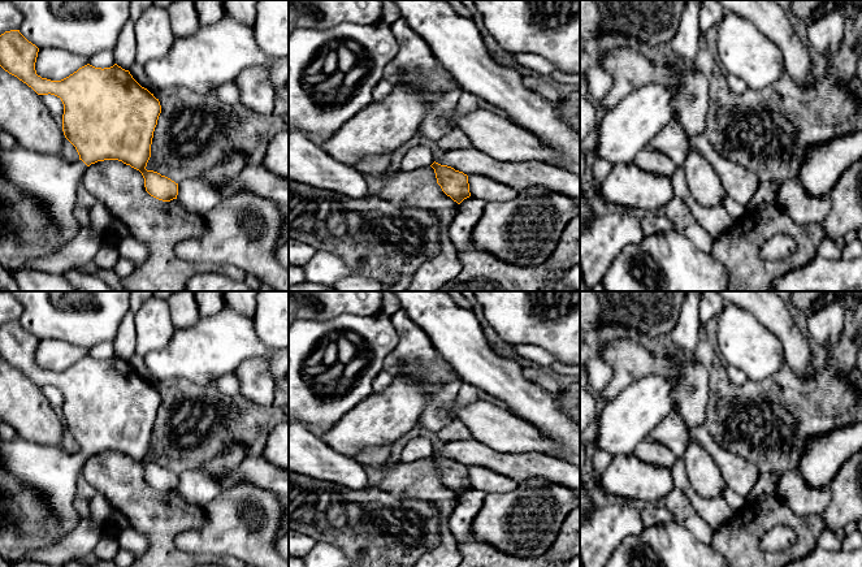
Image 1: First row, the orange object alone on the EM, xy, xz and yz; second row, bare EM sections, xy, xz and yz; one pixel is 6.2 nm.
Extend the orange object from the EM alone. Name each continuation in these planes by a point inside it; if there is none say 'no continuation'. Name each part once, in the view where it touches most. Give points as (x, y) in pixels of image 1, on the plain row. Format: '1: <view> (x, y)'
1: xy (52, 472)

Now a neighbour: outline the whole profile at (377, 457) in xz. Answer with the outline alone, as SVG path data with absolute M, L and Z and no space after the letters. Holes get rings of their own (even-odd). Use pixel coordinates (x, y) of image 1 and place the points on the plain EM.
M381 445L356 451L351 458L365 468L381 469L390 462L391 445Z

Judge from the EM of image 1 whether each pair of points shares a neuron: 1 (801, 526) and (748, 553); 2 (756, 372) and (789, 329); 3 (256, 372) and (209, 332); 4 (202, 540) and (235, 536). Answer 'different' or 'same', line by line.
1: same
2: different
3: different
4: same

